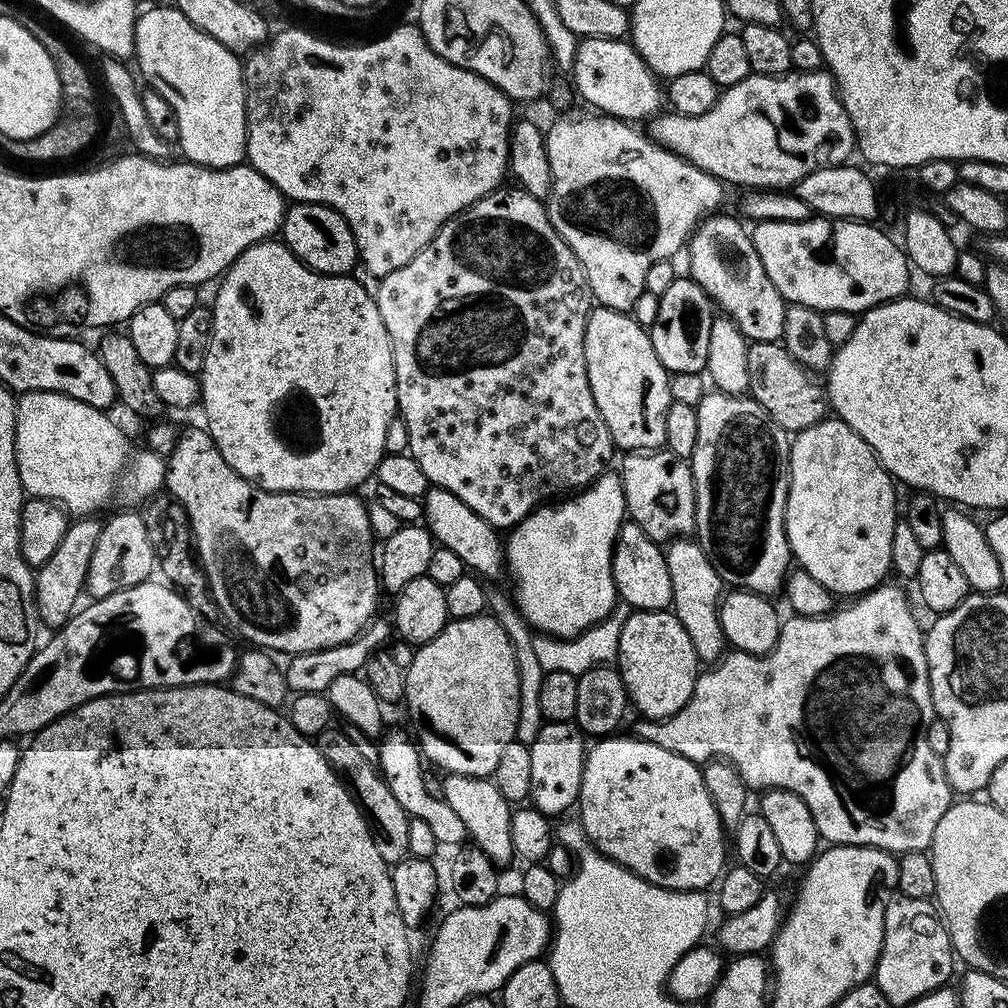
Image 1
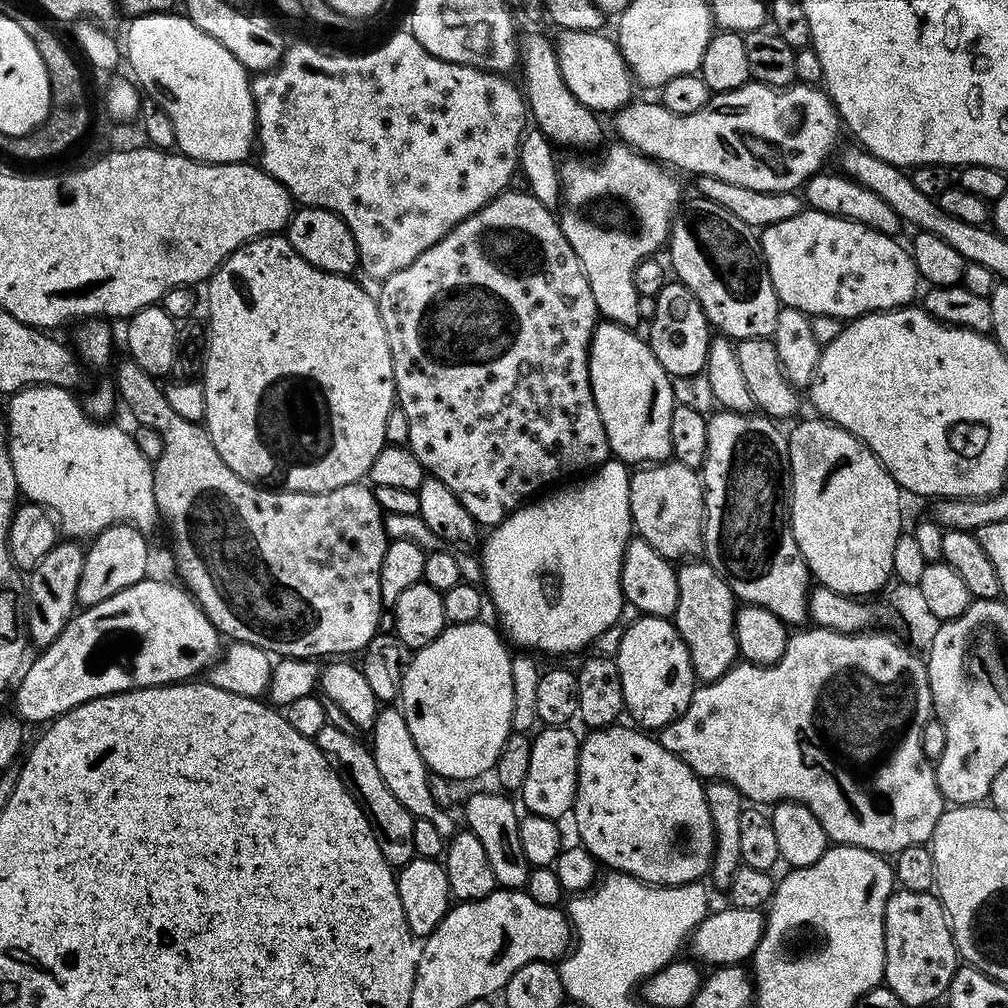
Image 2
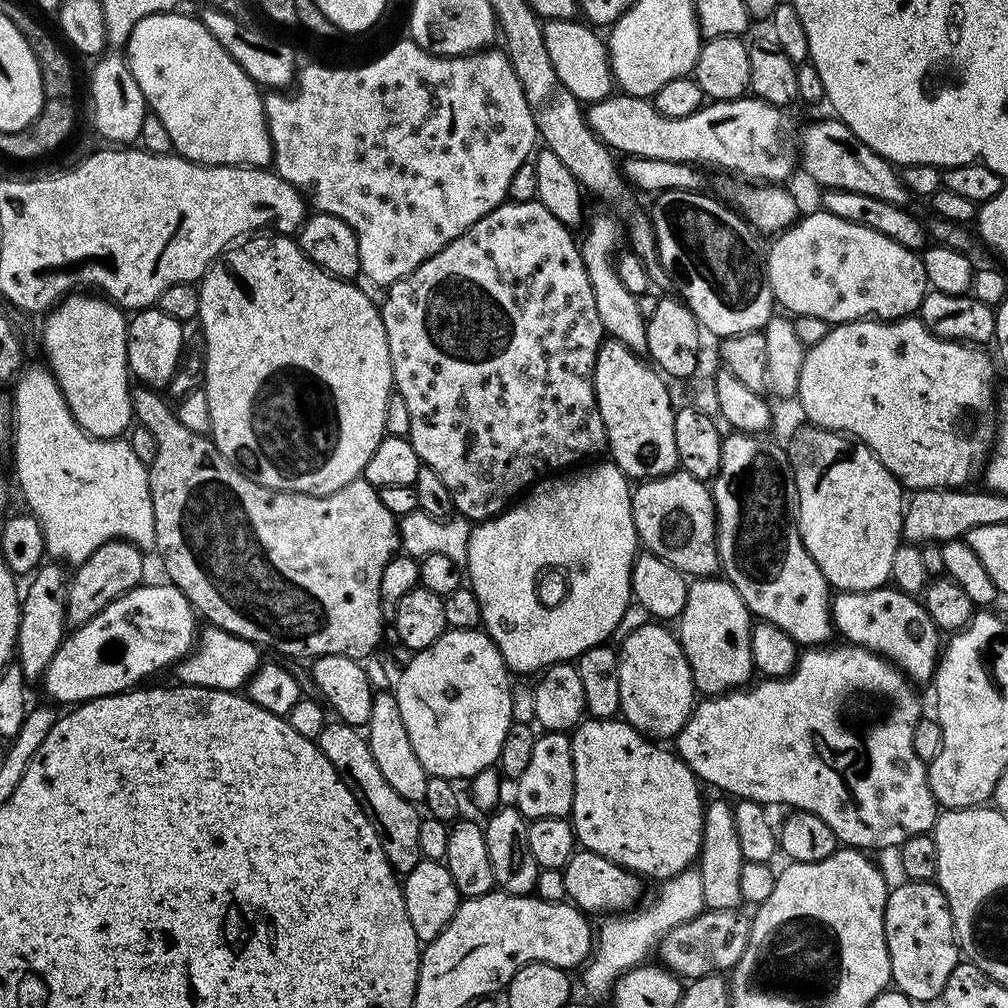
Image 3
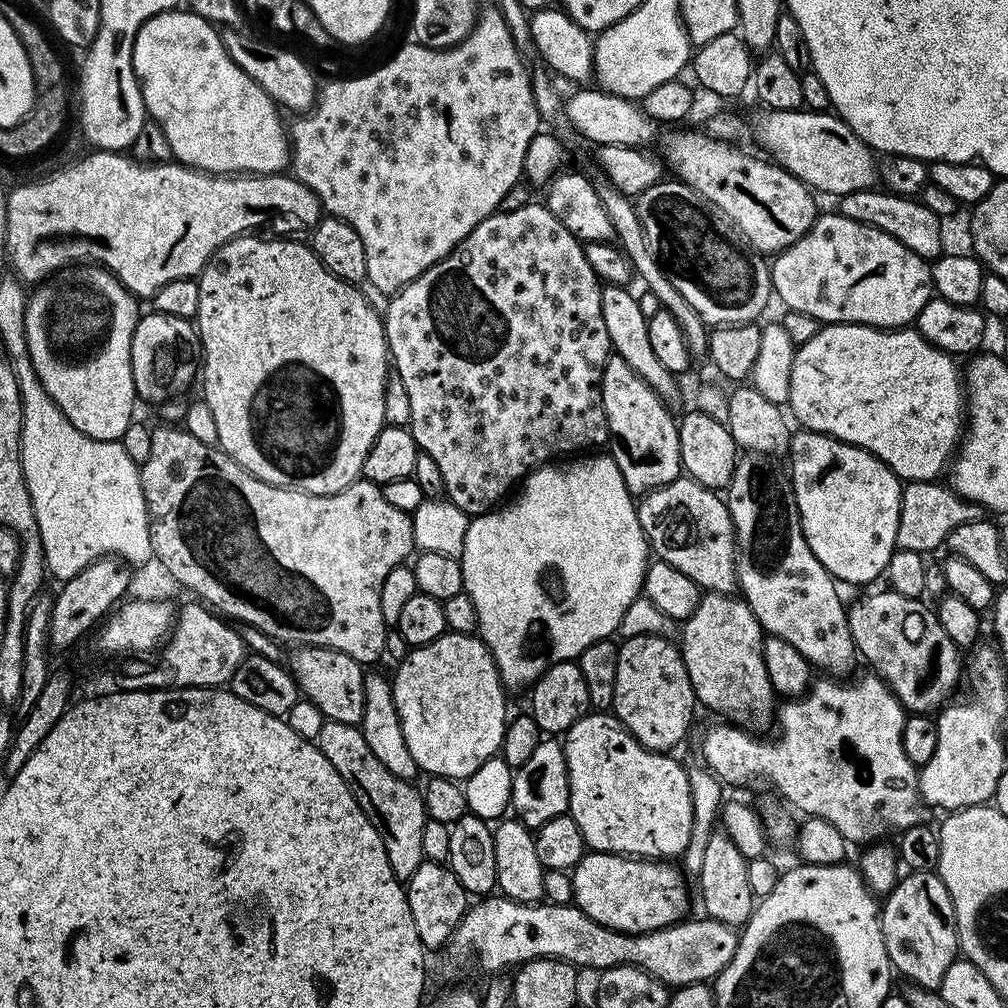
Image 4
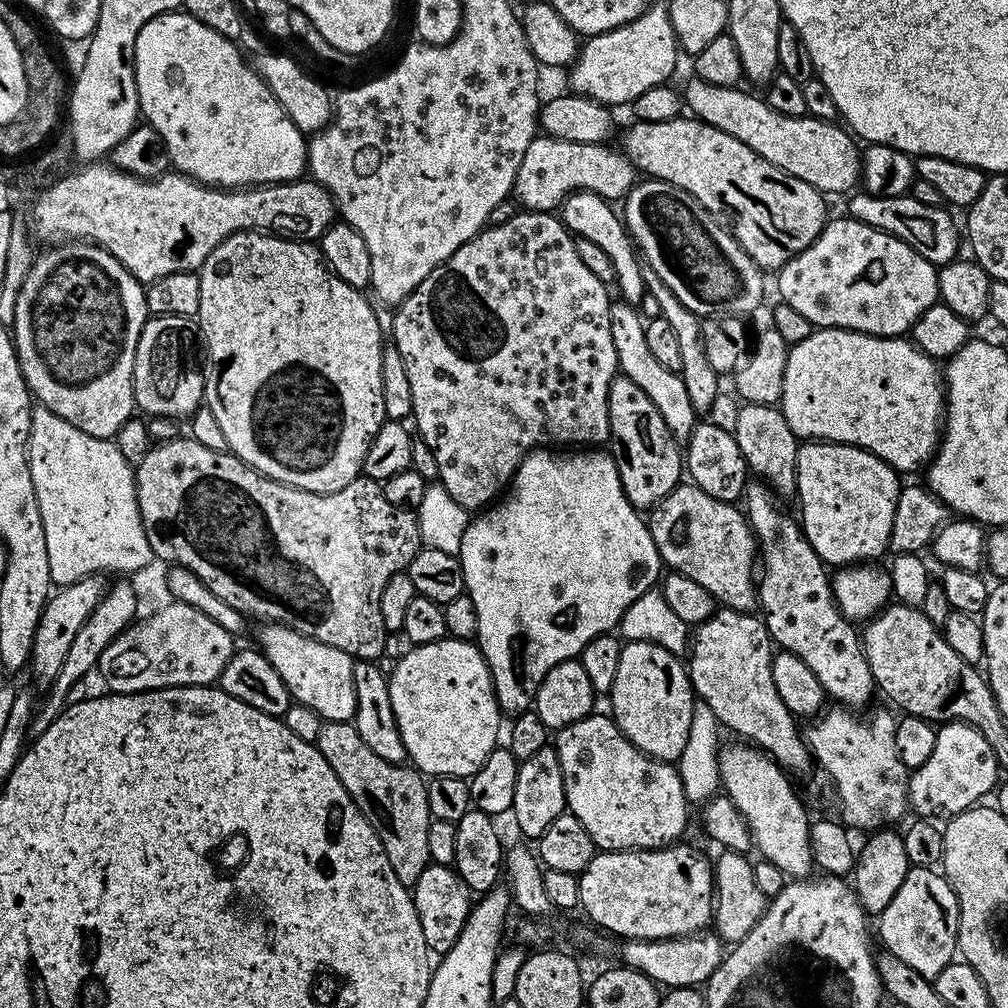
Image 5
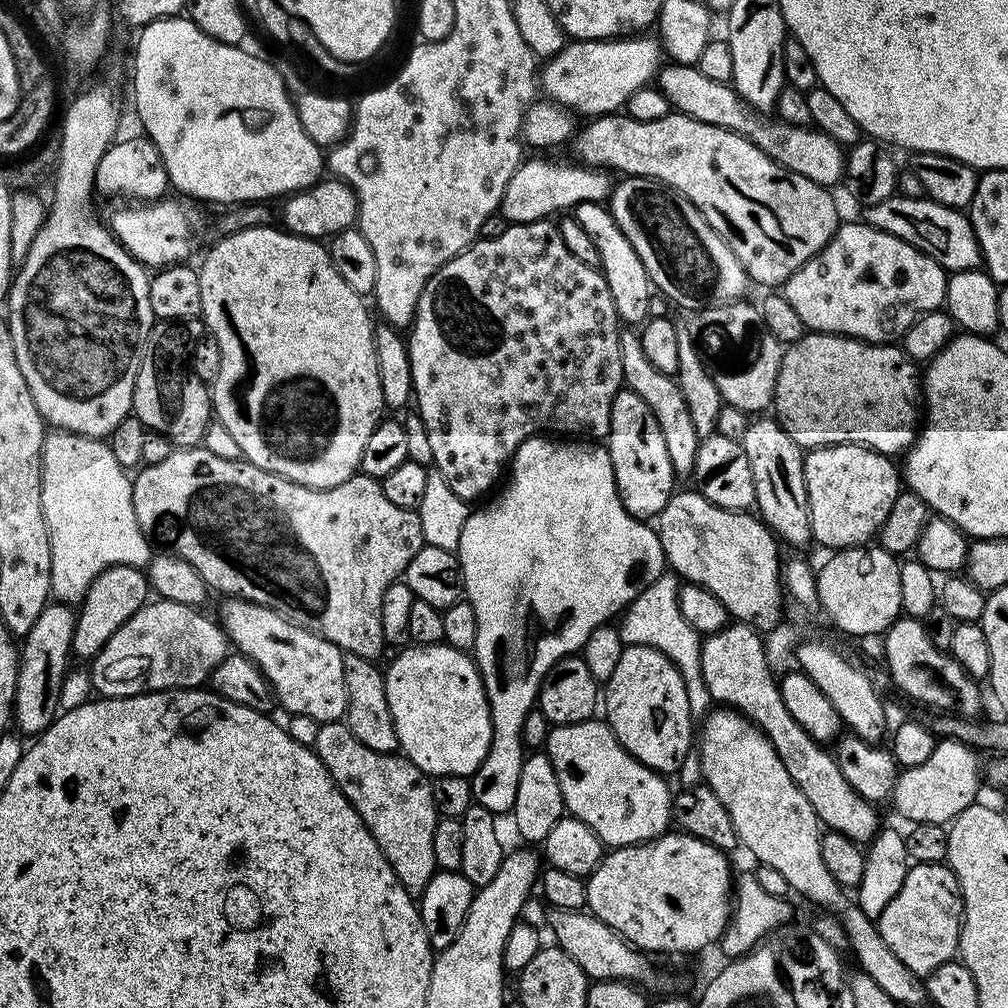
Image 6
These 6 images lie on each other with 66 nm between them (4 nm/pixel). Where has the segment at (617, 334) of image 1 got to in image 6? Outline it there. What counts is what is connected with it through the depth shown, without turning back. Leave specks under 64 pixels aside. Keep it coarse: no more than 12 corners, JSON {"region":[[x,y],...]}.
{"region":[[614,398],[606,447],[622,506],[659,516],[678,477],[658,418]]}

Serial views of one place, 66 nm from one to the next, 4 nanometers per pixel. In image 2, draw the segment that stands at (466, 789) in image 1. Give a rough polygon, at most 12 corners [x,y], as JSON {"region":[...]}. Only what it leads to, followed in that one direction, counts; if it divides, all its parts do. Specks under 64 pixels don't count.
{"region":[[476,792],[467,831],[486,849],[500,888],[520,890],[530,871],[521,813],[507,795]]}

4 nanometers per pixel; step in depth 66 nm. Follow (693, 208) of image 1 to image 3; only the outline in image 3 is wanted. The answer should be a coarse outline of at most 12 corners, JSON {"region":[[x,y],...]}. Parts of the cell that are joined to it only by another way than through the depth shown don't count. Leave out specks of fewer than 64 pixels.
{"region":[[615,215],[587,221],[580,253],[605,333],[647,353],[648,325],[614,257]]}

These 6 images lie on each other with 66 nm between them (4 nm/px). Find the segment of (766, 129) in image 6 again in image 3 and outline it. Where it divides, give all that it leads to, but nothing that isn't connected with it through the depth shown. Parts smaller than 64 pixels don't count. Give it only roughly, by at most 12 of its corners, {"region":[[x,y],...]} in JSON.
{"region":[[838,118],[798,136],[821,189],[907,205],[903,175]]}

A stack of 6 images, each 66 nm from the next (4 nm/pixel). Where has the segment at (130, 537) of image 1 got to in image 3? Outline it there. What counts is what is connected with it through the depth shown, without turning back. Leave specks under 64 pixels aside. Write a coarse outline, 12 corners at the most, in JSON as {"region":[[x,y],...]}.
{"region":[[98,546],[71,573],[68,624],[88,622],[142,584],[144,553]]}

